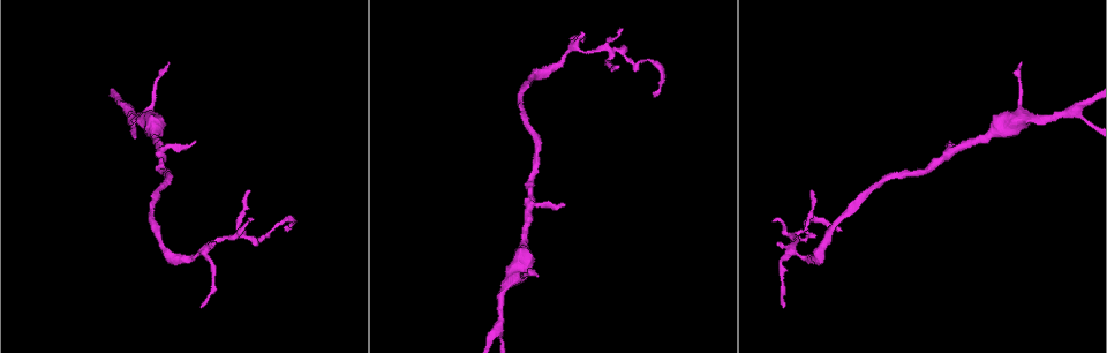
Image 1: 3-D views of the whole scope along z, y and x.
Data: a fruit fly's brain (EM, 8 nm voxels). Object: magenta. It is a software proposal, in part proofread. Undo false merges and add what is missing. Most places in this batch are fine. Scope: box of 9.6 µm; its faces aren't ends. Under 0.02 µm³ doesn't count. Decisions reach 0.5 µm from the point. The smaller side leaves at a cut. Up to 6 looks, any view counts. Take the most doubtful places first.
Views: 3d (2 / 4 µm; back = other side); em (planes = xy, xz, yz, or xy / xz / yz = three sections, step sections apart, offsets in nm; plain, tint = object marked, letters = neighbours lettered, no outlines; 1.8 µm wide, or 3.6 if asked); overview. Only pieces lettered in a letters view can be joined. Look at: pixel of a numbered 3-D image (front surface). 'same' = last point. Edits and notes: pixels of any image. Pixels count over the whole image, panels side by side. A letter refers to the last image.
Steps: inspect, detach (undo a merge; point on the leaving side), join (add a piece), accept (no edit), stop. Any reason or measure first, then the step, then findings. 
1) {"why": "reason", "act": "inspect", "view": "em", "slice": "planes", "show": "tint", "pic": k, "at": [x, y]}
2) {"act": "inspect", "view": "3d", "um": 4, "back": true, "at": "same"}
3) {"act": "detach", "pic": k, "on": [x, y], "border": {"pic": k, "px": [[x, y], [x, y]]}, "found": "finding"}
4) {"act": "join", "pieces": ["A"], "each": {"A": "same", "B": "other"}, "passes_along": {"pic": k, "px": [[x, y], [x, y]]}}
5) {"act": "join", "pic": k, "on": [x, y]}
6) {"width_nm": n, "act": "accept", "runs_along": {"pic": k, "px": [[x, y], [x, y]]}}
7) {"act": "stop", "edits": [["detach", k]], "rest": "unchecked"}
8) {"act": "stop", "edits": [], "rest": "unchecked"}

{"why": "tapers out", "act": "inspect", "view": "em", "slice": "planes", "show": "letters", "pic": 1, "at": [949, 140]}

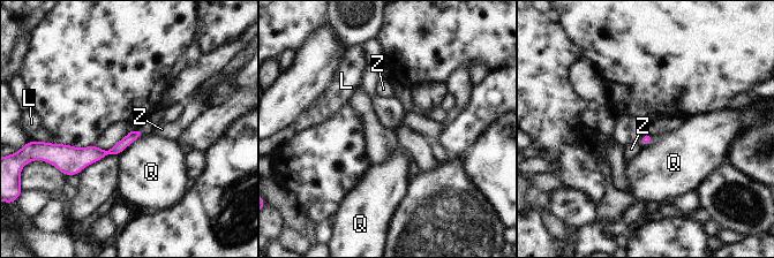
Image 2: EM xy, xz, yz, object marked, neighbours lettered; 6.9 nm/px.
{"longest_contact_nm": ["Q", 220], "act": "accept", "each": {"L": "other", "Q": "other", "Z": "other"}, "found": "no lettered piece goes on from it"}

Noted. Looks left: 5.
{"why": "tapers out", "act": "inspect", "view": "em", "slice": "xy", "step": 8, "show": "letters", "pic": 1, "at": [1021, 64]}

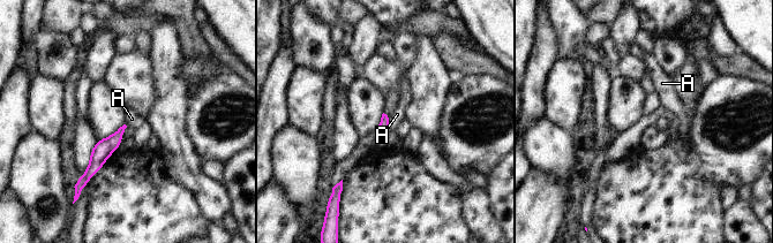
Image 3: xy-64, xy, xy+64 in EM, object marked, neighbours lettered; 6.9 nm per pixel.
{"act": "inspect", "view": "em", "slice": "planes", "show": "letters", "at": "same"}

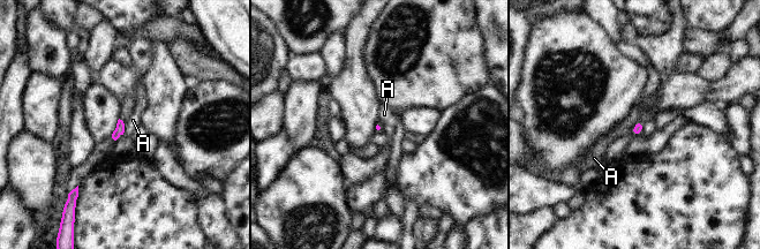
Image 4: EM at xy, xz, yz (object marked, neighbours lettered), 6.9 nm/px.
{"act": "accept", "each": {"A": "other"}, "found": "no lettered piece goes on from it"}

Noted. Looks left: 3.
{"why": "three arms meet", "act": "inspect", "view": "3d", "um": 4, "pic": 1, "at": [498, 332]}

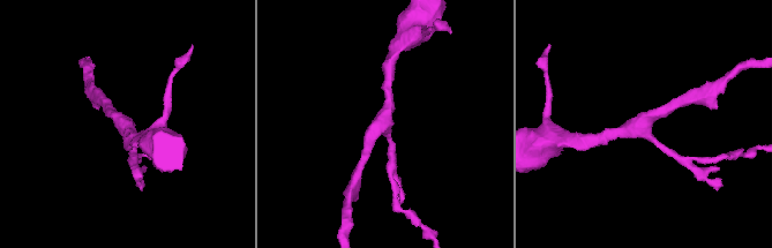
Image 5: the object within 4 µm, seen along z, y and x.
{"arms": 3, "act": "inspect", "view": "em", "slice": "xy", "step": 16, "show": "tint", "pic": 5, "at": [641, 125]}

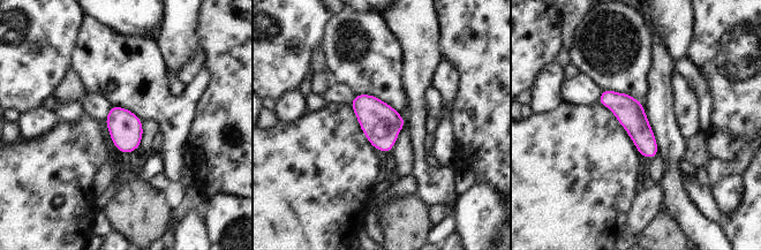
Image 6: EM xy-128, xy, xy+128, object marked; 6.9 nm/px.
{"act": "inspect", "view": "em", "slice": "planes", "show": "letters", "at": "same"}

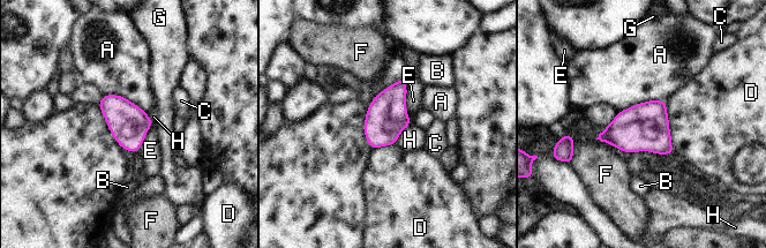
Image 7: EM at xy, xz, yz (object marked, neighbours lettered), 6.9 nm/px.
{"act": "accept", "each": {"A": "other", "B": "other", "C": "other", "D": "other", "E": "other", "F": "other", "G": "other", "H": "other"}, "border": {"pic": 7, "px": [[411, 121], [395, 143]]}, "found": "one neuron here"}

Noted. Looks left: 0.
{"act": "stop", "edits": [], "rest": "unchecked"}

